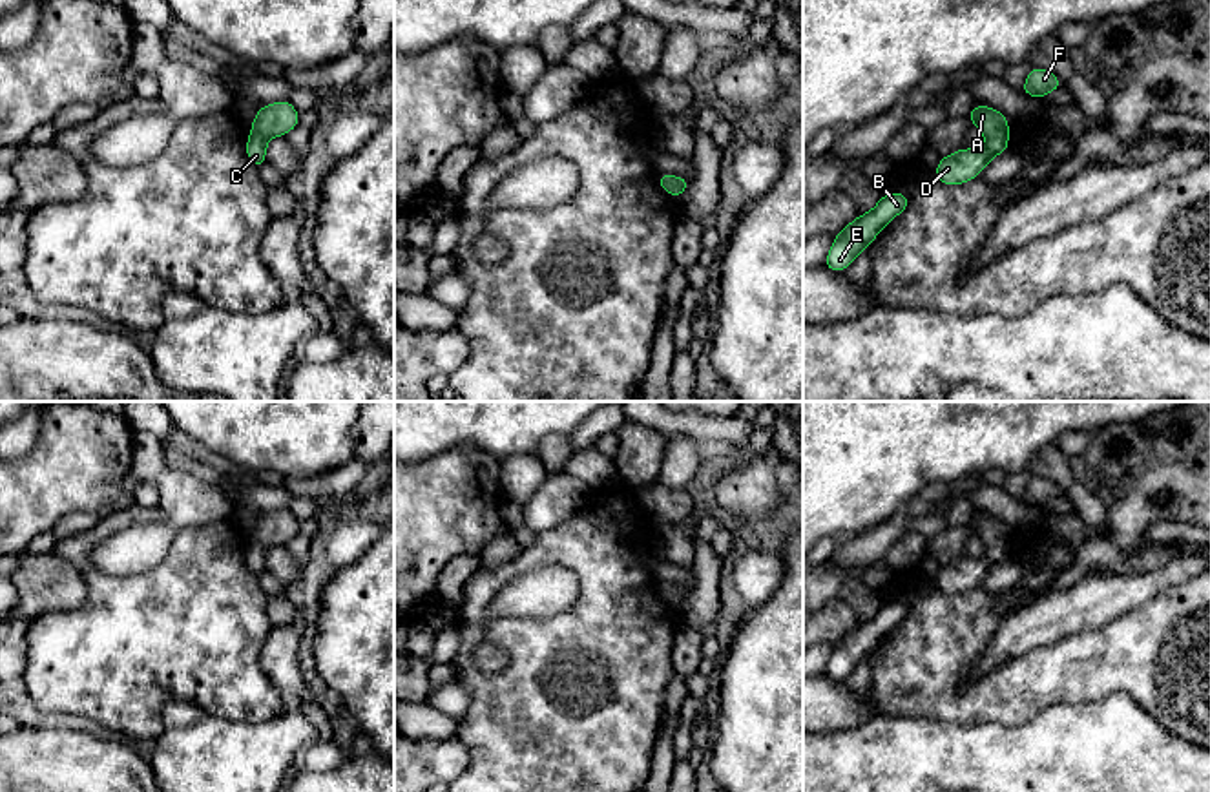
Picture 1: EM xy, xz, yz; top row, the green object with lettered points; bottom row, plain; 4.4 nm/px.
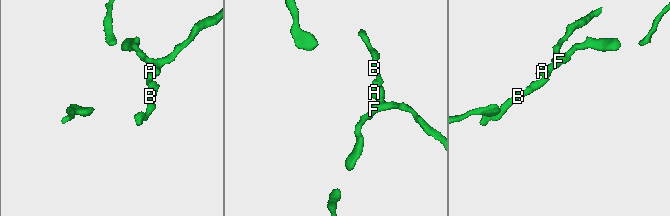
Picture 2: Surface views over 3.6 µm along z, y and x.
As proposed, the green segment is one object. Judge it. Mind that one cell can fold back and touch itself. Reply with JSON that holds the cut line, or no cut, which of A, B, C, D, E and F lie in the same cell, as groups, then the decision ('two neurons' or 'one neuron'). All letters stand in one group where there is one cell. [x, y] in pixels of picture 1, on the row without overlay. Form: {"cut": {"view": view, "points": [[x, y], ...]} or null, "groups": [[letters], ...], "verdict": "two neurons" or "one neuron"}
{"cut": null, "groups": [["A", "B", "C", "D", "E", "F"]], "verdict": "one neuron"}

